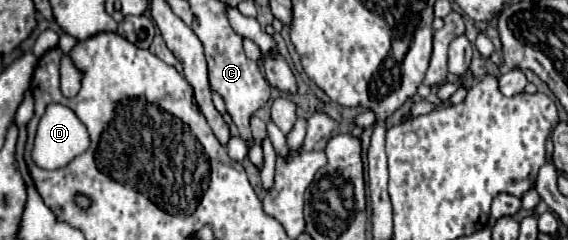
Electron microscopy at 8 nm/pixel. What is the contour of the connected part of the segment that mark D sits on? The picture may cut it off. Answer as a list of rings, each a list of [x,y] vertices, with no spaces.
[[[51,103],[45,109],[45,115],[39,121],[37,135],[35,135],[35,145],[33,145],[33,161],[41,169],[61,169],[69,165],[77,155],[85,153],[89,149],[89,133],[85,125],[79,121],[79,117],[65,105],[61,103]]]

